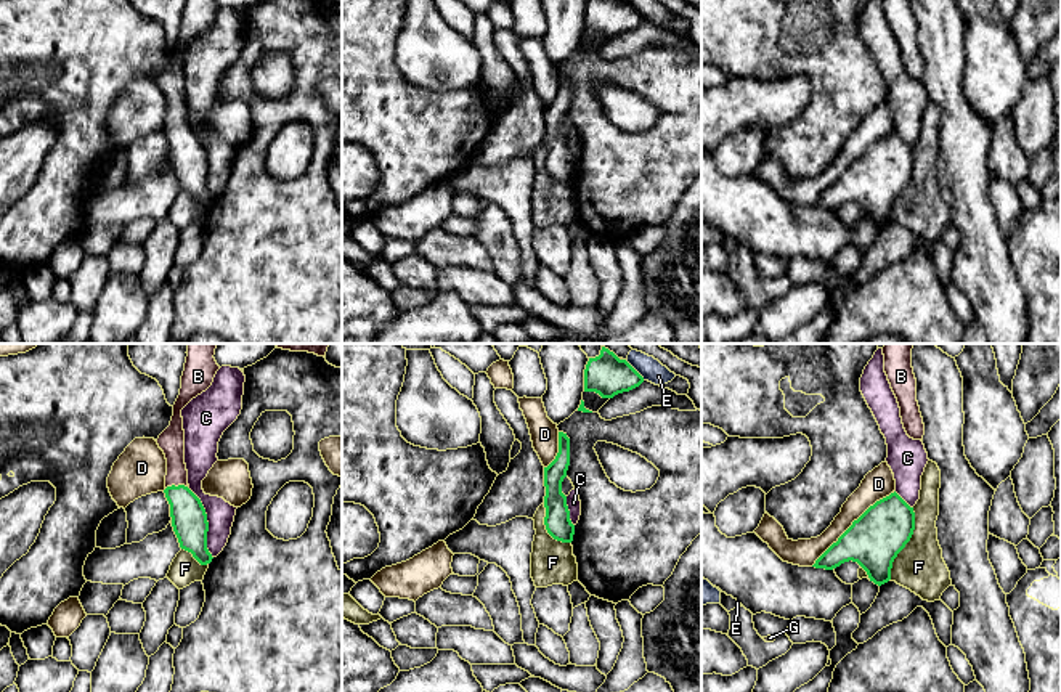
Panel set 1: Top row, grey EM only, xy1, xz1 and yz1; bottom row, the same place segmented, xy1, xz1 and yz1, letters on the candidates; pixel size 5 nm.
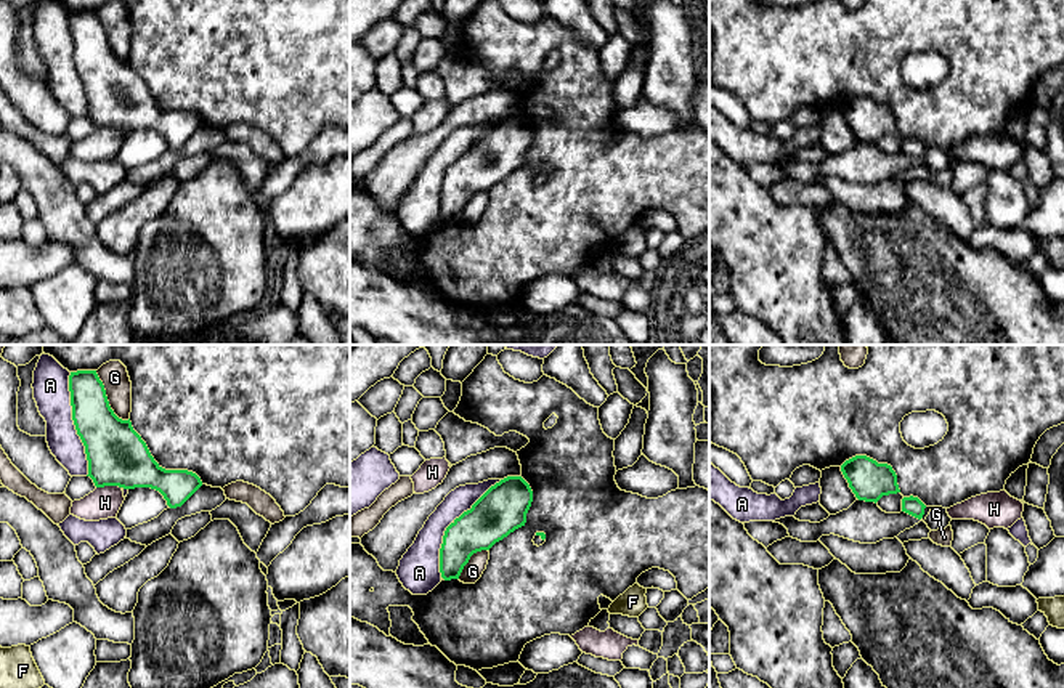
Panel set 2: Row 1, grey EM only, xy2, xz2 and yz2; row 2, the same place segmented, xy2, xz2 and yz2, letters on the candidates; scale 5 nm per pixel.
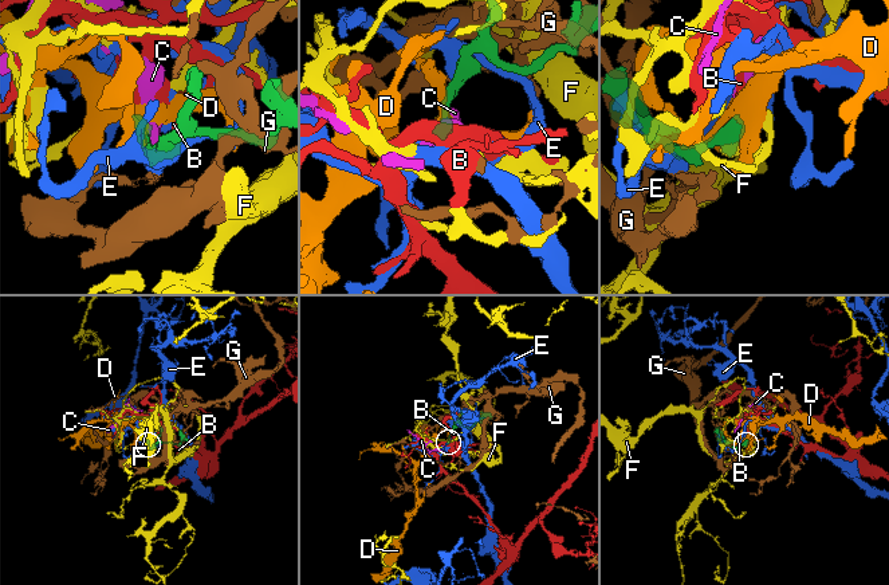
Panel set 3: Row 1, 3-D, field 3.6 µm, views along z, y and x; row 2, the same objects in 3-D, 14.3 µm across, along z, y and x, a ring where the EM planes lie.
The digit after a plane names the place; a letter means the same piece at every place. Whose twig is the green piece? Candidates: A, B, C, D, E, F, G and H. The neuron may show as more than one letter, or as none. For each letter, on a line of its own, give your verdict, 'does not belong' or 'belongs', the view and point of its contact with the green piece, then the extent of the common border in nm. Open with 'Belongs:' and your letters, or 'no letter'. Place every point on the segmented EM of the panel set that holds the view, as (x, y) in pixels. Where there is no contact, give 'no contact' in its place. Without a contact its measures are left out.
Belongs: B
A: does not belong; contact xz2 (450, 525); length 600 nm
B: belongs; contact xy1 (178, 485); length 120 nm
C: does not belong; contact xy1 (207, 524); length 380 nm
D: does not belong; contact yz1 (853, 524); length 550 nm
E: does not belong; contact xz1 (634, 370); length 140 nm
F: does not belong; contact yz1 (906, 543); length 400 nm
G: does not belong; contact xy2 (106, 398); length 300 nm
H: does not belong; contact xy2 (108, 485); length 130 nm

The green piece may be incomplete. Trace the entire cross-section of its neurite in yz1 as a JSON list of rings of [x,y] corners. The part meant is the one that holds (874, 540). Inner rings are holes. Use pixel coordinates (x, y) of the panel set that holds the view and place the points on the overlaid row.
[[[894,491],[854,520],[812,567],[833,570],[852,560],[867,572],[870,581],[881,586],[891,580],[892,562],[913,530],[913,507]]]

